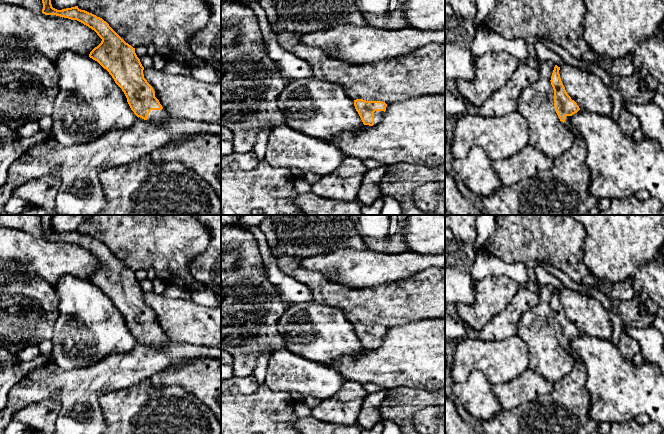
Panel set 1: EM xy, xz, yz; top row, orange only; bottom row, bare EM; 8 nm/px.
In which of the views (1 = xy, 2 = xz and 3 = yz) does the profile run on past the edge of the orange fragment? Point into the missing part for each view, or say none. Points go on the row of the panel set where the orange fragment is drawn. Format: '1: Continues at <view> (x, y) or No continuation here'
1: Continues at xy (155, 115)
2: Continues at xz (378, 115)
3: Continues at yz (567, 123)

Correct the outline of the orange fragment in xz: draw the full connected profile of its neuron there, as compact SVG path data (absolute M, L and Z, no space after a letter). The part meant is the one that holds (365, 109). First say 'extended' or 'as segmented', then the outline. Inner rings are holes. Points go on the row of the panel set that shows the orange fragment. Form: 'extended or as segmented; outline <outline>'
extended; outline M354 100L354 106L364 125L373 126L381 121L387 104L382 101Z

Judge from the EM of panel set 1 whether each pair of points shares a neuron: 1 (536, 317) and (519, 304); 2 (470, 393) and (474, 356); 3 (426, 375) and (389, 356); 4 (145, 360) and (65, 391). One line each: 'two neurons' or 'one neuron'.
1: two neurons
2: two neurons
3: one neuron
4: one neuron

